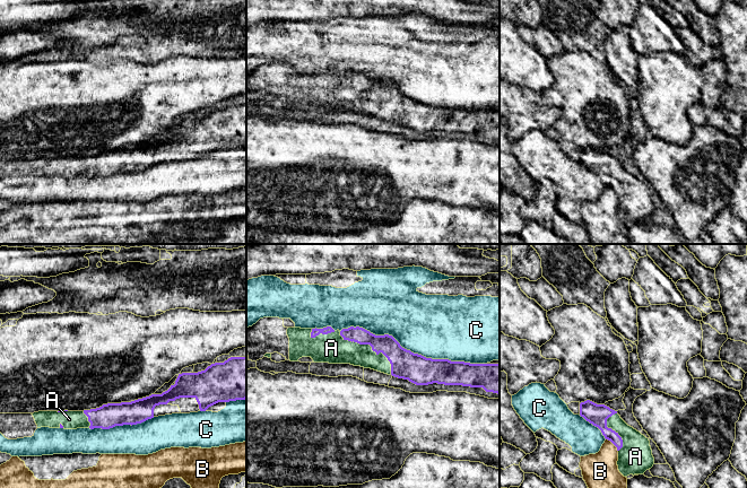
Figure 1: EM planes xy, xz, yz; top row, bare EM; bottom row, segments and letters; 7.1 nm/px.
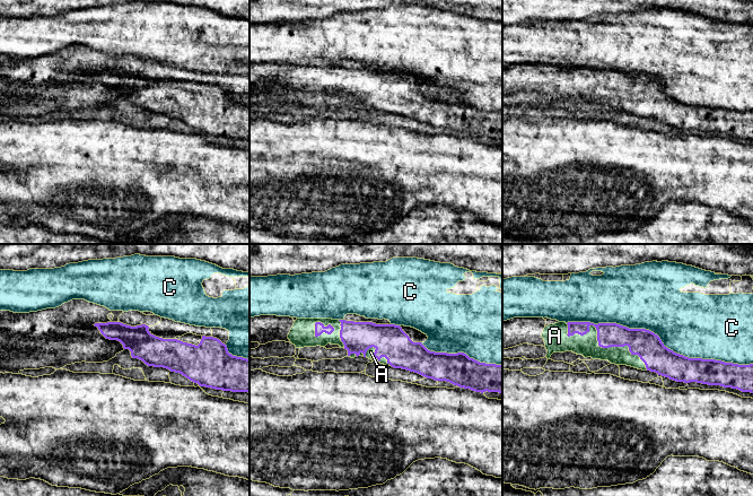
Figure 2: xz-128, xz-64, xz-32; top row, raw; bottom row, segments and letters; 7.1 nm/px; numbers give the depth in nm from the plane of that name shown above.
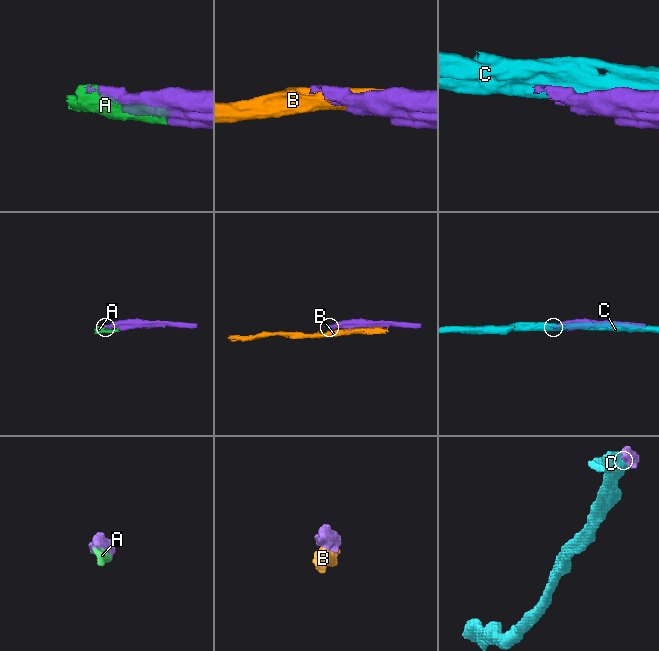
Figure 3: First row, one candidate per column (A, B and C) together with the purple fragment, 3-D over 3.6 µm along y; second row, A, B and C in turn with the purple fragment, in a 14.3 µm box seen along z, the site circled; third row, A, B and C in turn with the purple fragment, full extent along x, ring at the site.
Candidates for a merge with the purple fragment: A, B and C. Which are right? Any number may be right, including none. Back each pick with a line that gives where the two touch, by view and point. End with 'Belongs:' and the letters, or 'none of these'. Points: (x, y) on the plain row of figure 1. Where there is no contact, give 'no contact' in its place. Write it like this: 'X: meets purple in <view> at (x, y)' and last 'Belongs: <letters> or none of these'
A: meets purple in xz at (371, 93)
Belongs: A

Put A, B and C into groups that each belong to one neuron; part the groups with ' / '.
A / B / C

